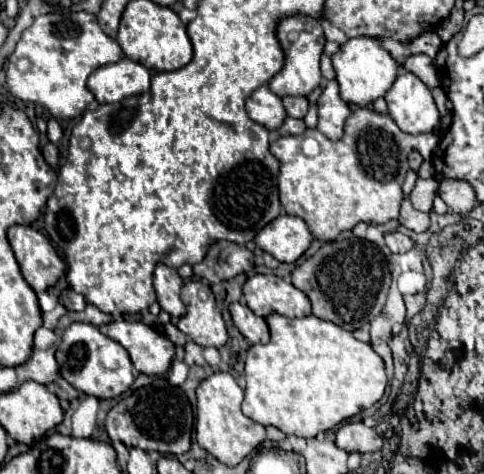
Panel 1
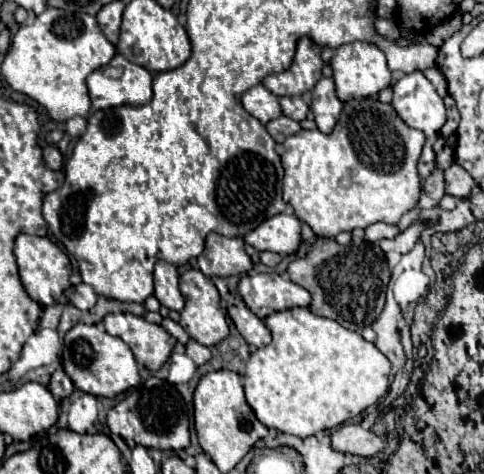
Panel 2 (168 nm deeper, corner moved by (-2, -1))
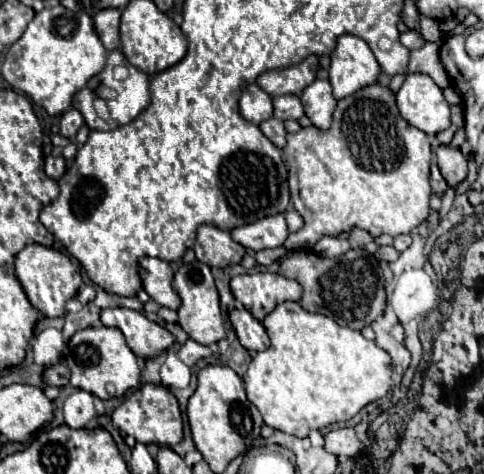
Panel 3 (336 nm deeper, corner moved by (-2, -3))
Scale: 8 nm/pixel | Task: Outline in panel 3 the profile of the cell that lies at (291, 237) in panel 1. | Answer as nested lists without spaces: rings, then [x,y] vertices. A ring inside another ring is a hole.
[[[276,214],[276,216],[266,216],[262,220],[256,220],[254,224],[246,224],[242,228],[234,228],[230,234],[244,248],[258,252],[258,250],[282,246],[290,230],[284,214]]]

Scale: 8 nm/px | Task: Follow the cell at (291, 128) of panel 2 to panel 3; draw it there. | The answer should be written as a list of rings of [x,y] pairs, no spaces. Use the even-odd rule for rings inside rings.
[[[270,118],[270,120],[264,120],[260,124],[260,130],[264,132],[264,136],[278,148],[284,148],[286,146],[286,128],[284,128],[284,122],[278,120],[278,118]]]

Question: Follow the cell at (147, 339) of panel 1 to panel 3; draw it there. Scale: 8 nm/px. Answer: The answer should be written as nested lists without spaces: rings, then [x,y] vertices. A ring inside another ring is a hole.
[[[108,308],[100,314],[100,320],[104,326],[118,328],[130,350],[144,360],[160,356],[176,342],[166,328],[150,322],[142,312],[130,308]]]

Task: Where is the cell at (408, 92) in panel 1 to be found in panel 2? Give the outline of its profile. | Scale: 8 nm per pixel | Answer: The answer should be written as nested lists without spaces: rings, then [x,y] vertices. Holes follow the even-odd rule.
[[[422,72],[406,74],[394,84],[392,106],[410,128],[422,130],[428,138],[440,134],[446,122],[446,106]]]

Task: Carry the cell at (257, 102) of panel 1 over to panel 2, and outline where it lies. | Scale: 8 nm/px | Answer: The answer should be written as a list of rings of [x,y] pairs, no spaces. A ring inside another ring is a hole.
[[[262,84],[250,88],[250,90],[246,90],[246,94],[242,94],[242,106],[248,114],[258,118],[262,124],[266,124],[282,114],[278,98]]]

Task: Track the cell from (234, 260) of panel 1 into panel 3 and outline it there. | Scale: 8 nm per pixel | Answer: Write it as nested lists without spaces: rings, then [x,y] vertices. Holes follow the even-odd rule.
[[[206,224],[198,228],[194,252],[200,262],[212,268],[228,268],[240,264],[244,258],[244,246],[234,242],[228,232]]]

